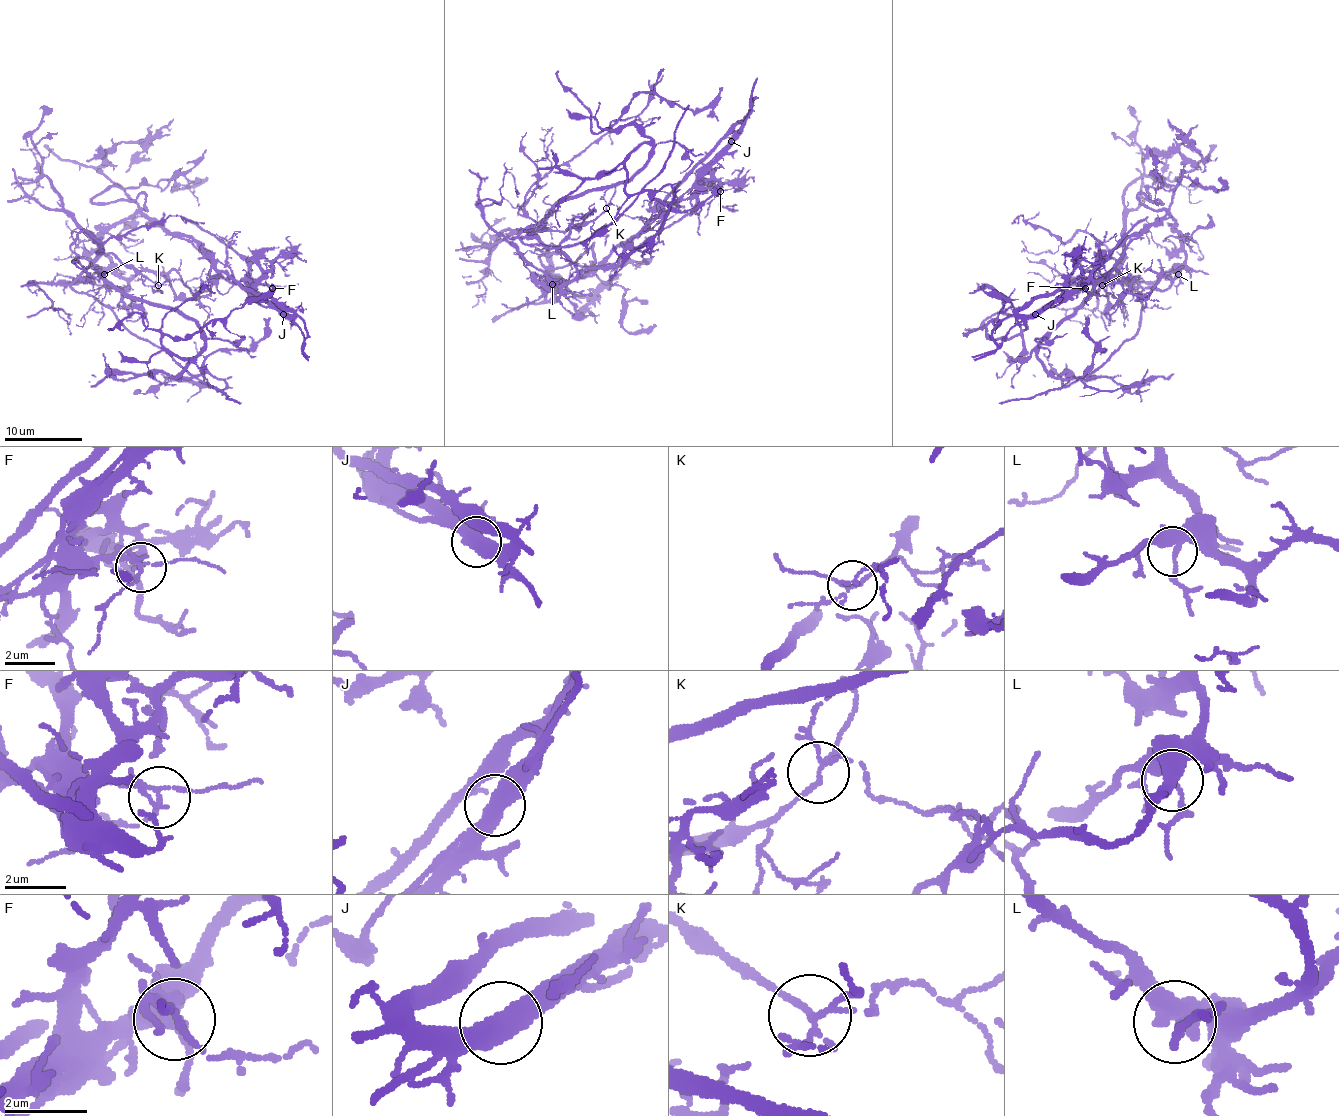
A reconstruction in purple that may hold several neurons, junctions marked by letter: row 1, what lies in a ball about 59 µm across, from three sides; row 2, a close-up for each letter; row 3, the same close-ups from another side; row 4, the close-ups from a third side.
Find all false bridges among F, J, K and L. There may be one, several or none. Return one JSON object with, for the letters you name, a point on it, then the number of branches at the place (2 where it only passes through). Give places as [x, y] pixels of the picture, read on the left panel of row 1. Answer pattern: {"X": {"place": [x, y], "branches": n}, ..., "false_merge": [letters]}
{"J": {"place": [283, 314], "branches": 2}, "K": {"place": [158, 285], "branches": 4}, "false_merge": ["J", "K"]}

